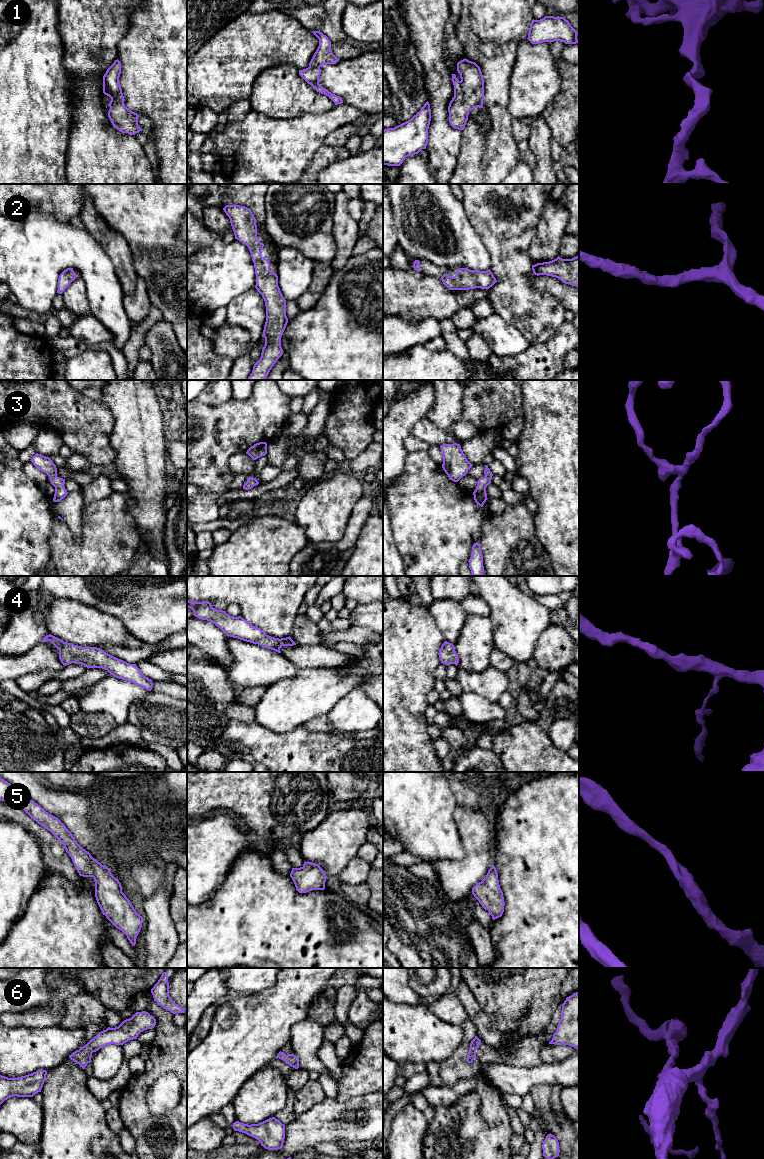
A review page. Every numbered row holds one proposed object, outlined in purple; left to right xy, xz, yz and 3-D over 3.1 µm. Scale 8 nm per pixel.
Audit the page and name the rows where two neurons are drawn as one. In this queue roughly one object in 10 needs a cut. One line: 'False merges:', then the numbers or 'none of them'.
False merges: none of them

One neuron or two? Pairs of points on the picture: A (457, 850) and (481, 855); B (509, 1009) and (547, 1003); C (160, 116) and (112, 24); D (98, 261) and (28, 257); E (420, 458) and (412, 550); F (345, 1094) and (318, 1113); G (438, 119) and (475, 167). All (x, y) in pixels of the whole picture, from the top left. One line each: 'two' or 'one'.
A: two
B: one
C: two
D: one
E: one
F: two
G: two

